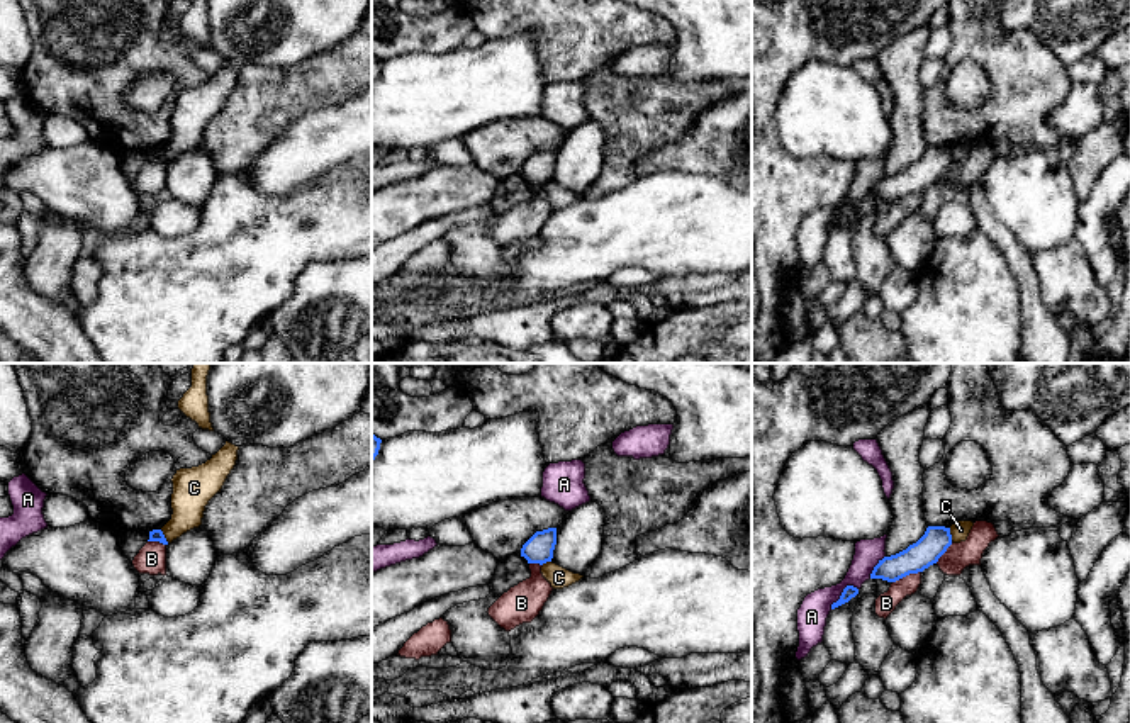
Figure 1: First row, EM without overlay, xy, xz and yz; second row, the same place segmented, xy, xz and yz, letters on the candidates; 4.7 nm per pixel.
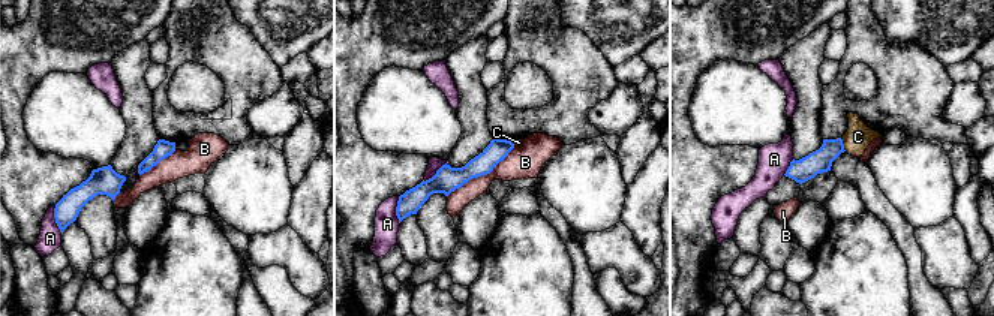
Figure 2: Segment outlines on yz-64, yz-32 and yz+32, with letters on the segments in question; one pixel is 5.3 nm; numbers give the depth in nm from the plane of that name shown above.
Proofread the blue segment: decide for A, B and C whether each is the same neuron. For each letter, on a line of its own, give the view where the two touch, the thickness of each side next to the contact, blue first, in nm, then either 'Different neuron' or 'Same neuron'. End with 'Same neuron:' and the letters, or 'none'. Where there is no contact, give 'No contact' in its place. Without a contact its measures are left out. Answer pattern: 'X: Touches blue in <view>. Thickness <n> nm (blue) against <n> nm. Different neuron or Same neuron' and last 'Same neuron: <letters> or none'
A: Touches blue in yz. Thickness 60 nm (blue) against 140 nm. Different neuron
B: Touches blue in yz. Thickness 140 nm (blue) against 100 nm. Different neuron
C: Touches blue in xy. Thickness 60 nm (blue) against 180 nm. Different neuron
Same neuron: none

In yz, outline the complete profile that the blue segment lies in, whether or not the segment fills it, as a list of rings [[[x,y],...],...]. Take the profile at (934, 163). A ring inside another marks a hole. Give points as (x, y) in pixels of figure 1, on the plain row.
[[[928,146],[925,154],[906,170],[884,177],[874,187],[870,199],[896,202],[909,193],[918,193],[937,183],[952,165],[950,148]]]

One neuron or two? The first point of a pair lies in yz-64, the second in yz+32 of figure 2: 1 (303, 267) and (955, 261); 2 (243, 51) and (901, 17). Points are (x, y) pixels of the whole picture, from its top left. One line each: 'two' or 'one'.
1: one
2: two

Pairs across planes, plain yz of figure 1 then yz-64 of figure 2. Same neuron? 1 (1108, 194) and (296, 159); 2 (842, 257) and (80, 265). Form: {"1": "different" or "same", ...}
{"1": "different", "2": "same"}

